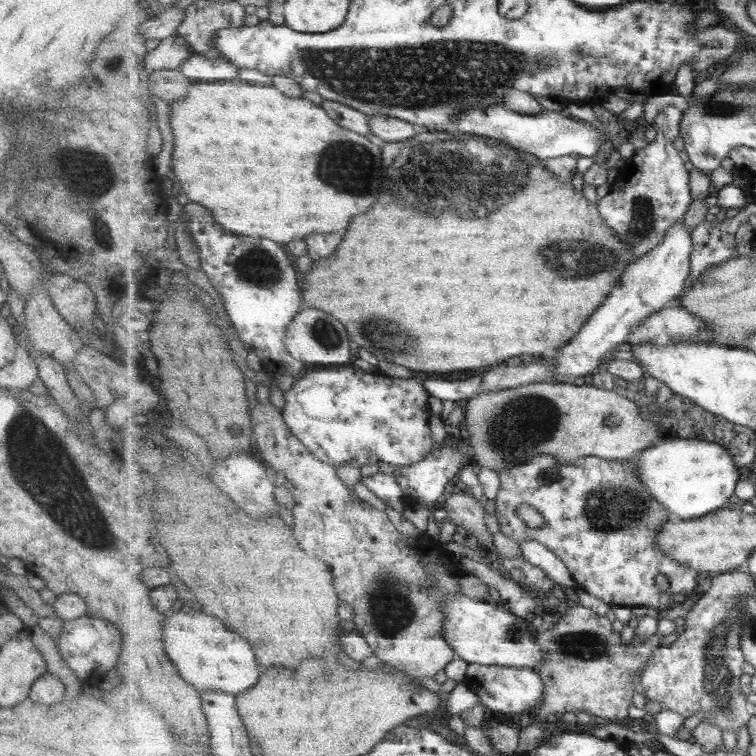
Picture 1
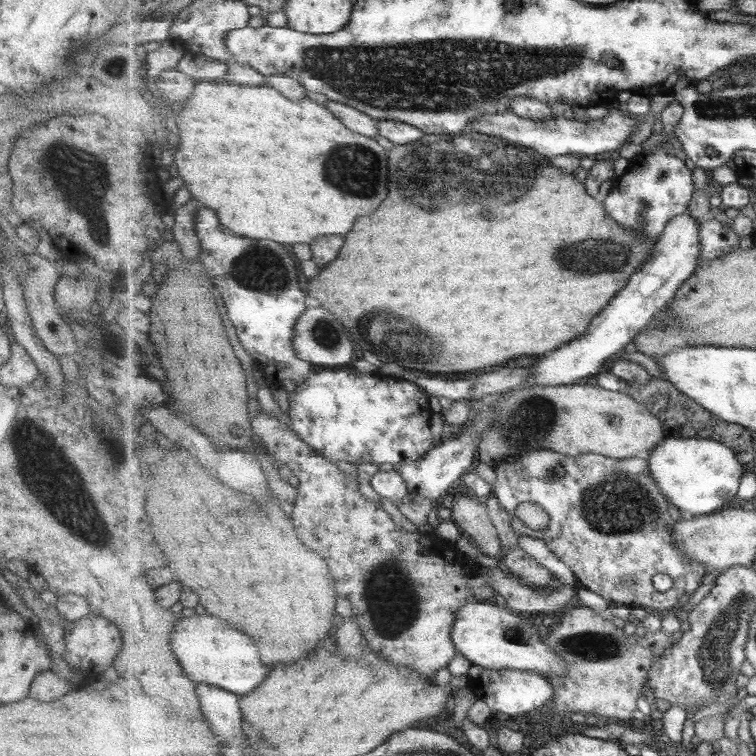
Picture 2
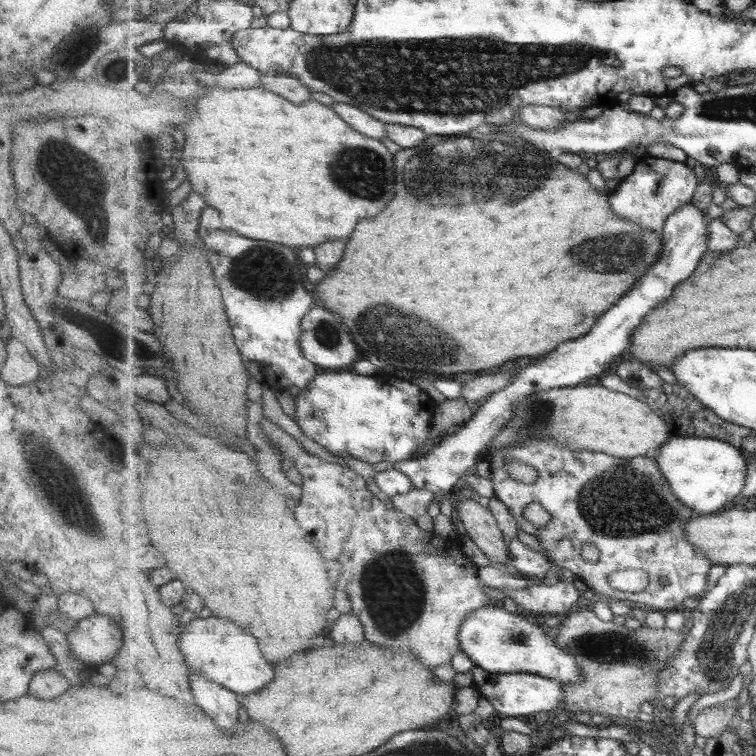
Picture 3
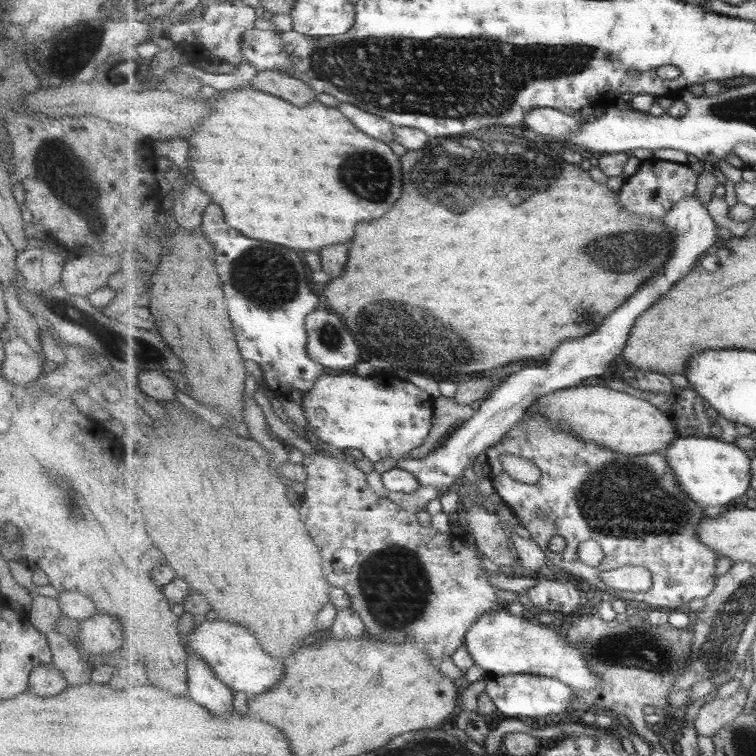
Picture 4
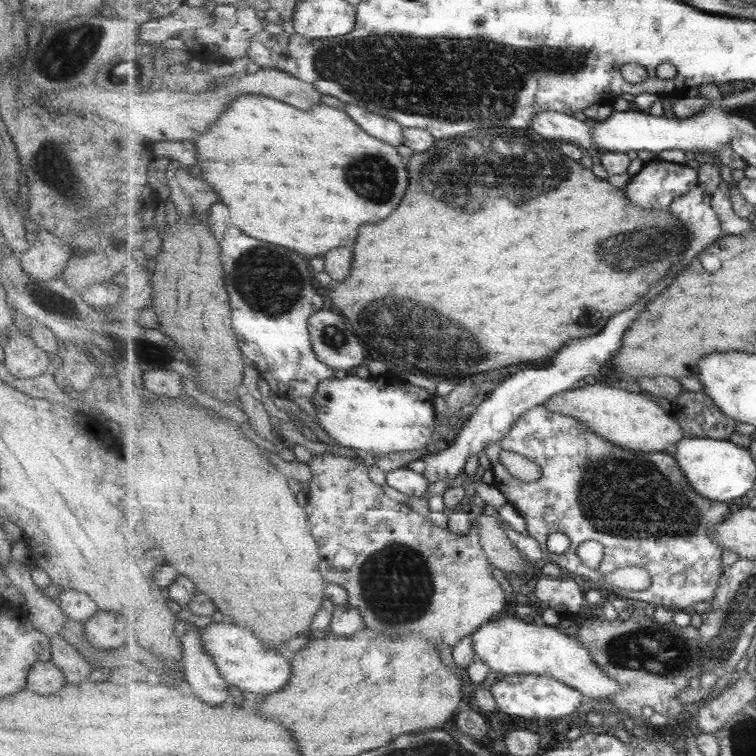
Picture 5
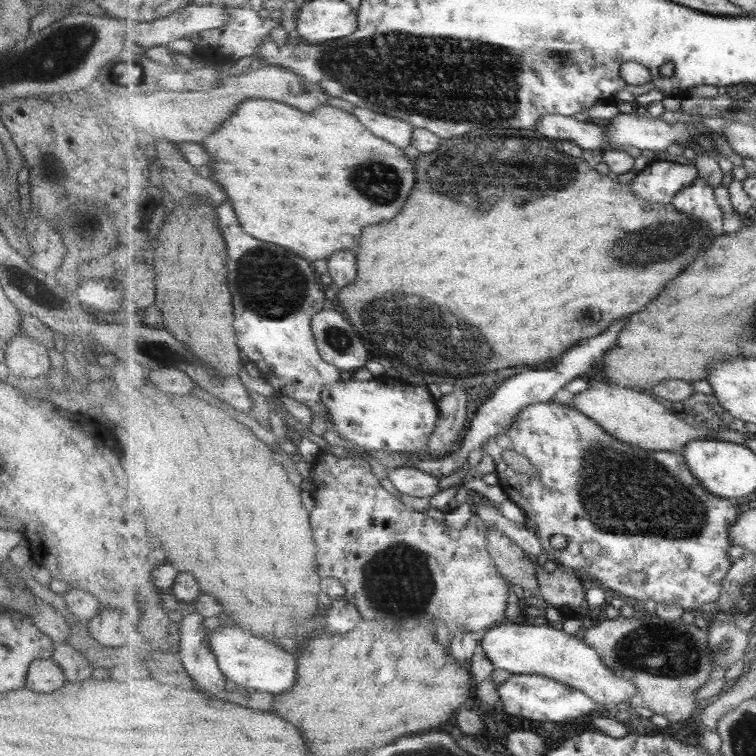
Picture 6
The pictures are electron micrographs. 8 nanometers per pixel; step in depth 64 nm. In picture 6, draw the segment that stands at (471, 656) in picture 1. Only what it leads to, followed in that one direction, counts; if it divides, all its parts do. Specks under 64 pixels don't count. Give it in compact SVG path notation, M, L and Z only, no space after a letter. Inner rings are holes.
M517 620L499 624L479 638L485 656L494 668L502 668L515 675L541 675L571 688L585 692L596 703L610 707L626 705L637 692L637 685L623 677L604 663L600 652L581 636L569 636L563 629L556 630L551 624L521 624Z

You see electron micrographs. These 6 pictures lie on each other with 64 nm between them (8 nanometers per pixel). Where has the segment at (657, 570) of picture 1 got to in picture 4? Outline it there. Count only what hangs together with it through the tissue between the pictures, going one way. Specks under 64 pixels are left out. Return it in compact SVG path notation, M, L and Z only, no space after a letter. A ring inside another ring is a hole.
M527 415L522 421L519 421L518 424L512 429L504 438L502 443L497 444L496 446L489 447L486 451L488 454L489 464L491 465L491 472L493 476L491 478L491 483L495 489L495 492L500 496L502 502L508 506L512 514L515 515L521 524L525 526L528 532L531 534L531 537L539 543L539 546L545 551L545 554L548 556L551 567L561 570L566 574L570 574L573 579L583 580L587 582L591 588L595 590L603 590L608 592L614 598L619 599L631 599L638 602L645 602L649 605L650 608L661 608L664 610L685 610L686 605L695 600L695 598L704 598L706 599L711 592L715 590L717 586L717 552L713 551L711 547L707 547L707 544L703 543L699 537L697 537L697 528L699 524L705 519L705 508L701 507L701 504L693 499L689 499L685 492L681 491L681 487L675 484L675 471L673 467L669 466L667 462L667 457L661 456L661 454L651 454L651 456L627 456L627 454L619 454L617 451L613 450L603 450L603 447L599 444L588 444L584 440L580 440L577 436L574 436L572 432L564 432L564 430L558 430L551 419L547 419L543 415ZM503 454L514 454L521 457L525 457L534 462L534 464L540 469L541 477L536 484L525 484L523 482L518 482L513 480L511 476L507 475L507 472L503 470L503 464L501 464L501 456ZM555 534L560 535L565 540L565 549L560 553L554 553L549 550L549 540L555 536ZM593 539L597 540L601 546L603 546L603 552L605 553L605 558L603 558L603 564L598 566L598 568L593 568L593 566L586 565L579 558L579 544L581 542ZM622 566L642 566L647 568L652 573L653 578L653 587L649 592L625 592L622 590L614 590L610 586L607 586L603 580L601 580L601 572L608 572L609 570L616 570L617 568L622 568Z

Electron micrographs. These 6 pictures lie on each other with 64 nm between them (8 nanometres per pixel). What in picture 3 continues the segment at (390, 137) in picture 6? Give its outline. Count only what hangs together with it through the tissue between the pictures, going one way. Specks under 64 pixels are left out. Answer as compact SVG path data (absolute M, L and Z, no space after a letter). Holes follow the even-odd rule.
M336 102L332 107L347 124L351 125L351 127L355 127L361 134L373 137L377 140L387 138L386 122L371 116L369 113L363 112L363 110L352 104Z

